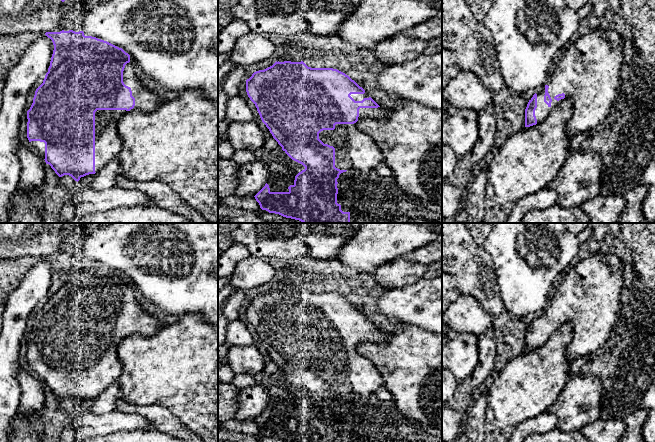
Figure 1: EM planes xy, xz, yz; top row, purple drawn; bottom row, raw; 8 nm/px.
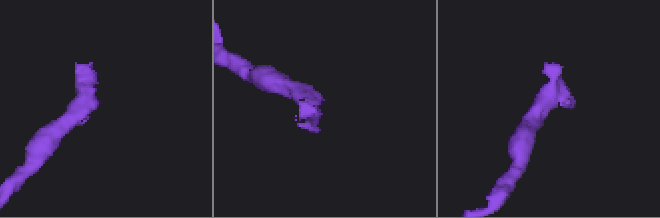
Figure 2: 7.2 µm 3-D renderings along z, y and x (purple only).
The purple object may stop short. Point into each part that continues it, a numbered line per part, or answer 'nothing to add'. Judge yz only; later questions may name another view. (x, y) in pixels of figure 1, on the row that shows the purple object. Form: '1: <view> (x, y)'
1: yz (587, 70)

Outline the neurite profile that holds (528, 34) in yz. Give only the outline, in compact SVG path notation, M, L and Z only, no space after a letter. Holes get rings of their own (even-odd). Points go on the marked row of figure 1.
M565 0L491 1L492 6L482 24L490 30L495 41L495 50L505 86L521 94L530 89L541 89L548 79L557 53L578 34L581 21L577 12L570 9Z

